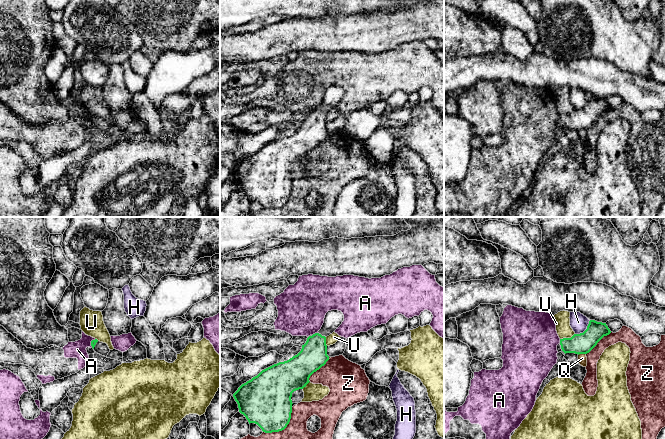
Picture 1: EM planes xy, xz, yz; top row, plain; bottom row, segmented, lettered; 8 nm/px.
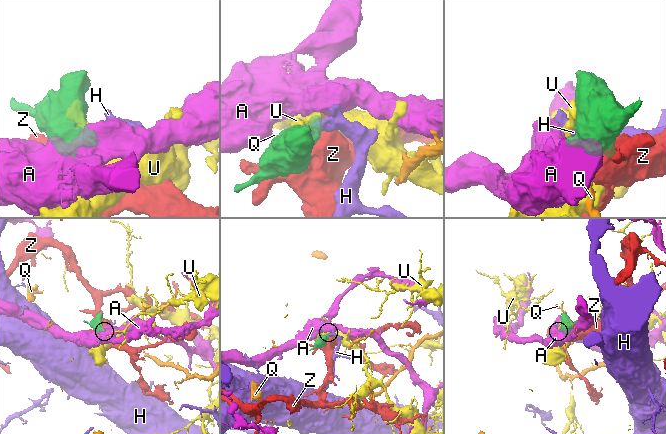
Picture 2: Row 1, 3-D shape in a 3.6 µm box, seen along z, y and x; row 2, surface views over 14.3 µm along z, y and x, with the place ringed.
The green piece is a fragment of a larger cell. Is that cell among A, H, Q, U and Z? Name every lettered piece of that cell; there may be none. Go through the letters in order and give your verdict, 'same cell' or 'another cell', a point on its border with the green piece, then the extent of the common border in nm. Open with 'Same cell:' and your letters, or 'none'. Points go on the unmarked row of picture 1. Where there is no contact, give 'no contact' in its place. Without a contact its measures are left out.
Same cell: none
A: another cell; contact xz (315, 109); length 50 nm
H: another cell; contact yz (585, 106); length 170 nm
Q: another cell; contact yz (581, 129); length 70 nm
U: another cell; contact yz (567, 114); length 130 nm
Z: another cell; contact xz (284, 204); length 320 nm

